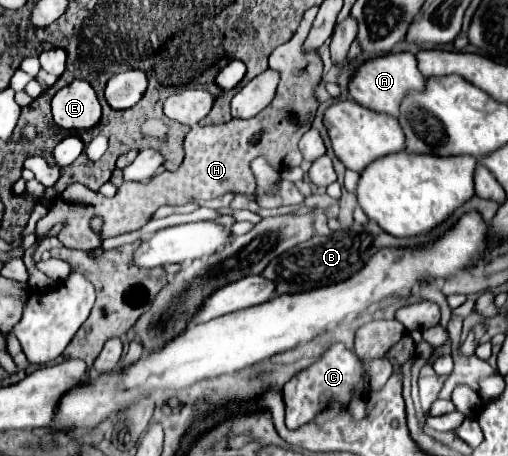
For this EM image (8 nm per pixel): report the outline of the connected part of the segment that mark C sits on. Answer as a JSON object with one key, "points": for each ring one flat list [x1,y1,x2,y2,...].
{"points":[[332,343,318,361,296,373,282,389,286,401,286,427,298,429,300,425,314,419,314,415,324,409,332,399,348,401,356,389,356,355,348,351,342,343]]}

